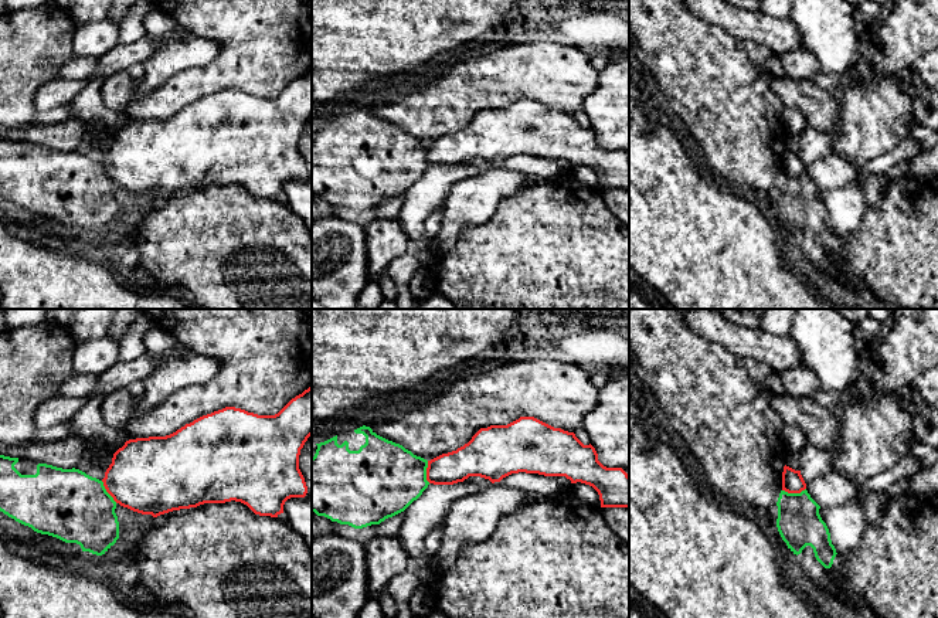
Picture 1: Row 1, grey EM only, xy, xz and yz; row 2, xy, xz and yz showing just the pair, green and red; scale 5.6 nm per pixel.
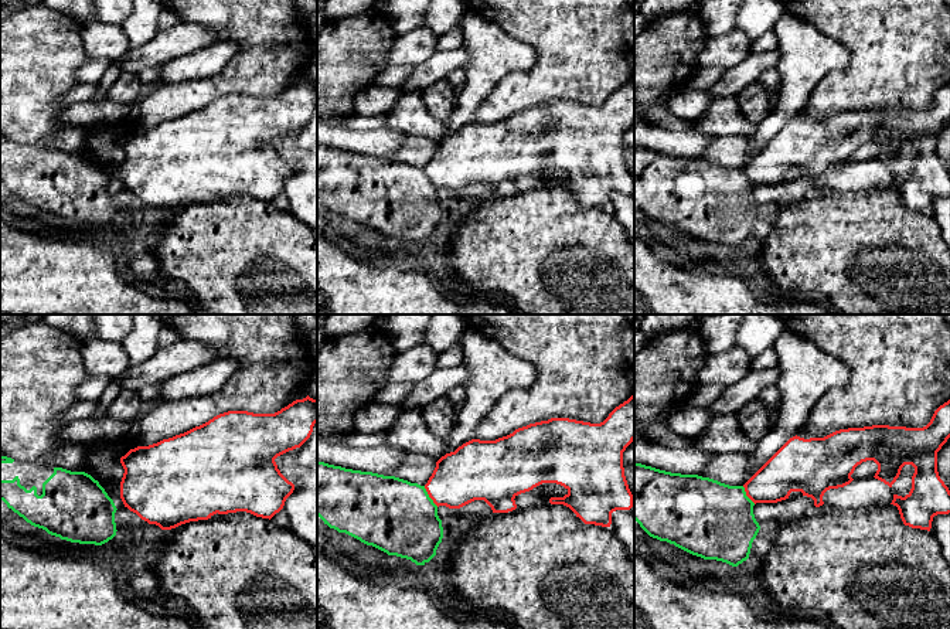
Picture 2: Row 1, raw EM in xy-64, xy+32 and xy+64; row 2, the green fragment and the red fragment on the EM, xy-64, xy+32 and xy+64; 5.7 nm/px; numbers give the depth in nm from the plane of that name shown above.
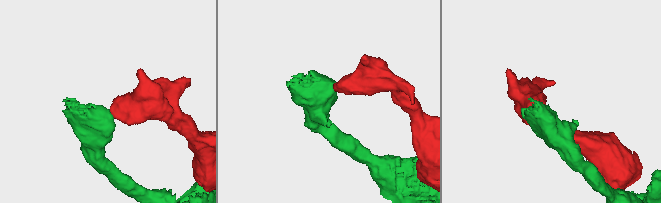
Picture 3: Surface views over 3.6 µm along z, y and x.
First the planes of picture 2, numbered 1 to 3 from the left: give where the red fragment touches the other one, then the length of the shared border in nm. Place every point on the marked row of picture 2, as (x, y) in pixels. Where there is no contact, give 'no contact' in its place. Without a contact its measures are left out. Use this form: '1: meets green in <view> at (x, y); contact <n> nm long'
1: no contact
2: meets green in xy+32 at (428, 496); contact 150 nm long
3: meets green in xy+64 at (745, 495); contact 130 nm long

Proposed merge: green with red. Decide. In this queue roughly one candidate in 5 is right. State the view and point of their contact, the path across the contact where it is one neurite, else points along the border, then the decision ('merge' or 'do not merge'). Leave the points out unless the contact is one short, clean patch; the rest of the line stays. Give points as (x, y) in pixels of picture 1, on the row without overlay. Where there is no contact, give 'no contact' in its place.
contact yz (794, 176); border yz (805, 170), (799, 175), (782, 173); do not merge

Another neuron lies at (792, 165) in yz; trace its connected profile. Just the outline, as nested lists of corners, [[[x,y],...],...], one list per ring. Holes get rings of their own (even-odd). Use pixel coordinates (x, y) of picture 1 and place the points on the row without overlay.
[[[785,147],[782,154],[782,173],[788,176],[801,176],[805,172],[806,166],[801,157],[801,153],[795,153]]]

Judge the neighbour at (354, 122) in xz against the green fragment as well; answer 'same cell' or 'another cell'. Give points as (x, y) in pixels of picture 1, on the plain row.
same cell

